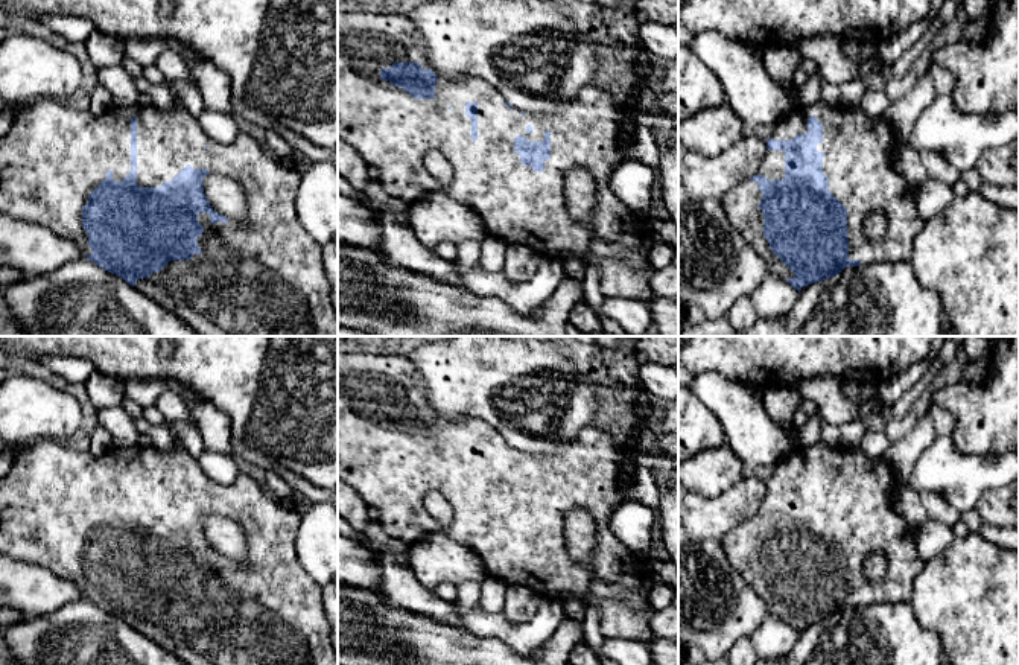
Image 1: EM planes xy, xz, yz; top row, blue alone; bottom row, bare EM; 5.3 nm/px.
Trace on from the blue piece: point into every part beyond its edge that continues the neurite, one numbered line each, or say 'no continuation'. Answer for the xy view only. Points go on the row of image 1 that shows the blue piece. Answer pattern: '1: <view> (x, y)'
1: xy (265, 277)

